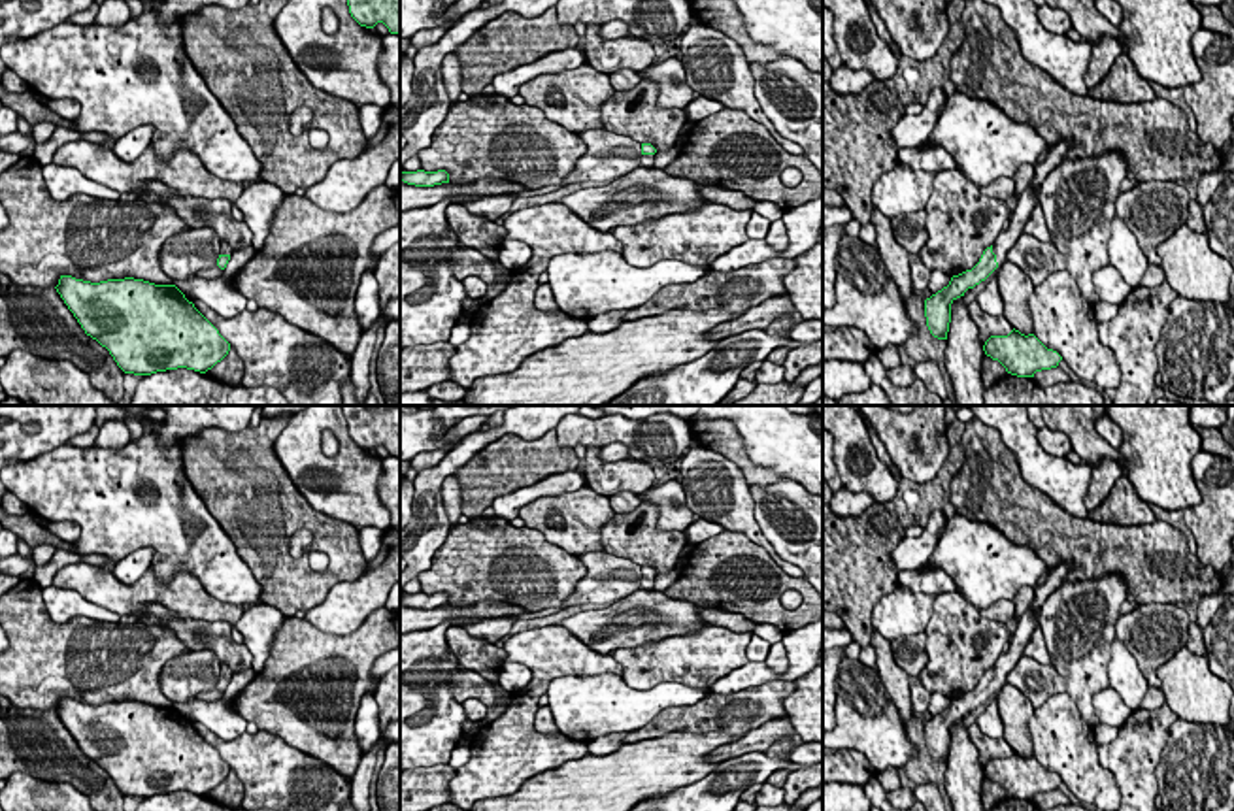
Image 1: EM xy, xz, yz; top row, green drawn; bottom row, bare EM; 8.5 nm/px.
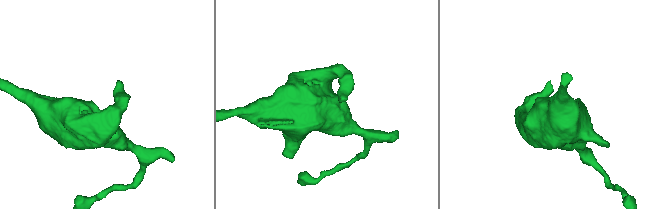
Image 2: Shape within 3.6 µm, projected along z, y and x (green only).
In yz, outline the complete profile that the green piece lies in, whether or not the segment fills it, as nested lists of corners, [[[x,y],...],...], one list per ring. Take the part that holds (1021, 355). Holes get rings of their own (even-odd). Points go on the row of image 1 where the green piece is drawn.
[[[1015,328],[1008,336],[991,336],[983,351],[1017,377],[1034,377],[1036,372],[1057,368],[1062,360],[1057,351],[1047,349],[1034,334],[1025,336]]]

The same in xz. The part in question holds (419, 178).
[[[425,170],[400,172],[400,181],[404,181],[408,185],[415,185],[415,187],[434,187],[434,185],[449,183],[449,174],[445,170],[438,170],[438,172],[425,172]]]

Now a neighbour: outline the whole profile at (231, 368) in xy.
[[[230,349],[228,355],[206,373],[226,385],[242,385],[243,370],[242,358]]]

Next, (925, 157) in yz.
[[[928,141],[917,145],[900,149],[896,153],[898,162],[909,166],[911,170],[923,170],[923,172],[942,172],[942,170],[957,170],[959,164],[951,153],[947,153],[940,145],[930,145]]]

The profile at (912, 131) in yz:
[[[936,87],[930,92],[928,102],[923,106],[923,111],[919,115],[904,115],[896,123],[896,126],[891,132],[896,153],[900,149],[917,147],[928,141],[938,123],[940,108],[945,104],[945,100],[947,94],[943,92],[943,89]]]

